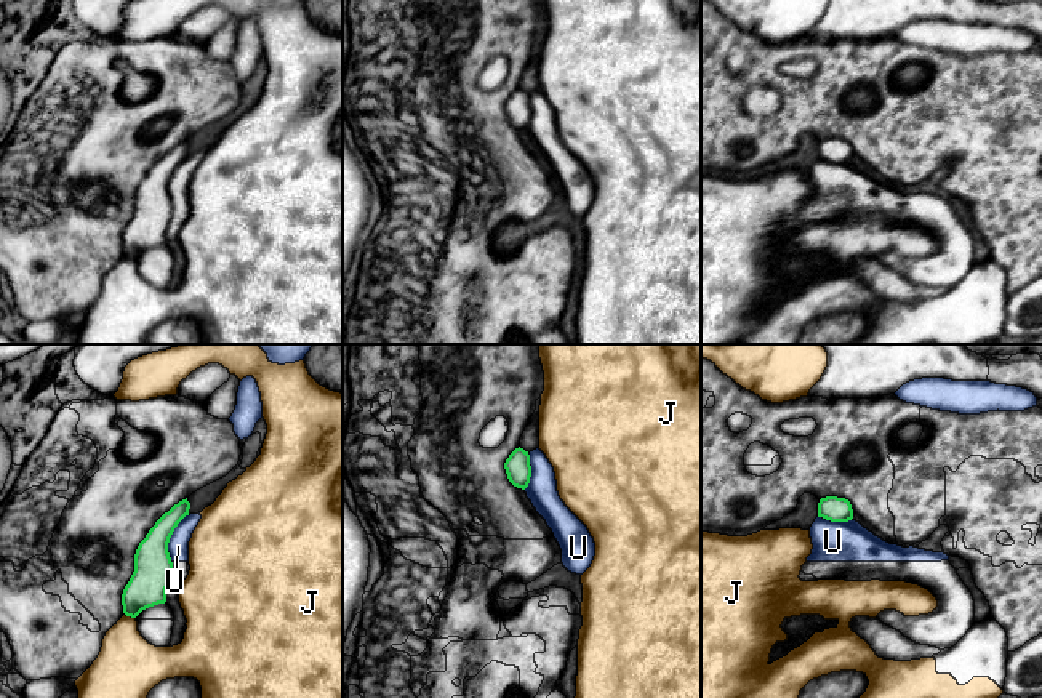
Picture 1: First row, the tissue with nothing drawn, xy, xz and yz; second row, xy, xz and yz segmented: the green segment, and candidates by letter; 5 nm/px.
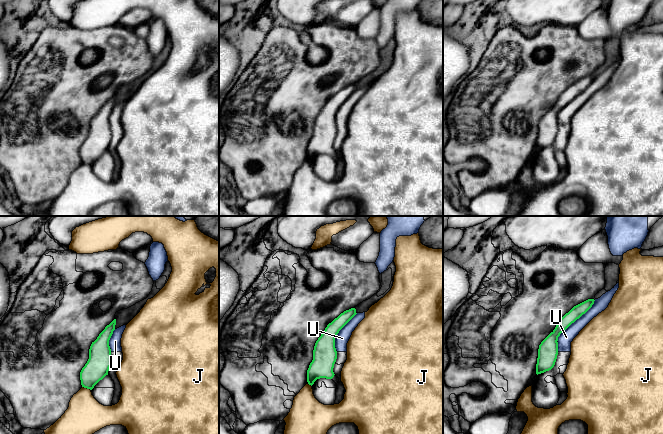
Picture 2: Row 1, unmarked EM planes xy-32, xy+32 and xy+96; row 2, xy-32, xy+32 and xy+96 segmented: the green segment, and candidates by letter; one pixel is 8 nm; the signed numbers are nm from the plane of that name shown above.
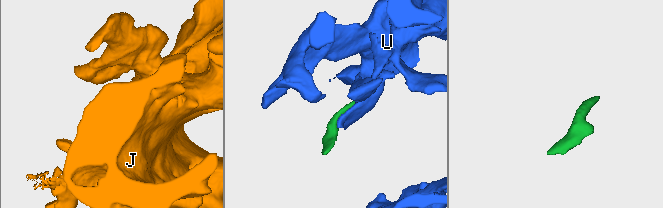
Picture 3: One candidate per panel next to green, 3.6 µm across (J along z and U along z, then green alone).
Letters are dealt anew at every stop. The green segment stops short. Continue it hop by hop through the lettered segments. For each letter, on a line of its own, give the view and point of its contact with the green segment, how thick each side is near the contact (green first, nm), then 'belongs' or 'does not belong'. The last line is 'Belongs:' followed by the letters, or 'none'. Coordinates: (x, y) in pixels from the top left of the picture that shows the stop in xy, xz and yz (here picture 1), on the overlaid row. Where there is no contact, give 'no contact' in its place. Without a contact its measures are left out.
J: contact xy (130, 615); calibres 190 and 300 nm; does not belong
U: contact xy (170, 537); calibres 190 and 110 nm; does not belong
Belongs: none

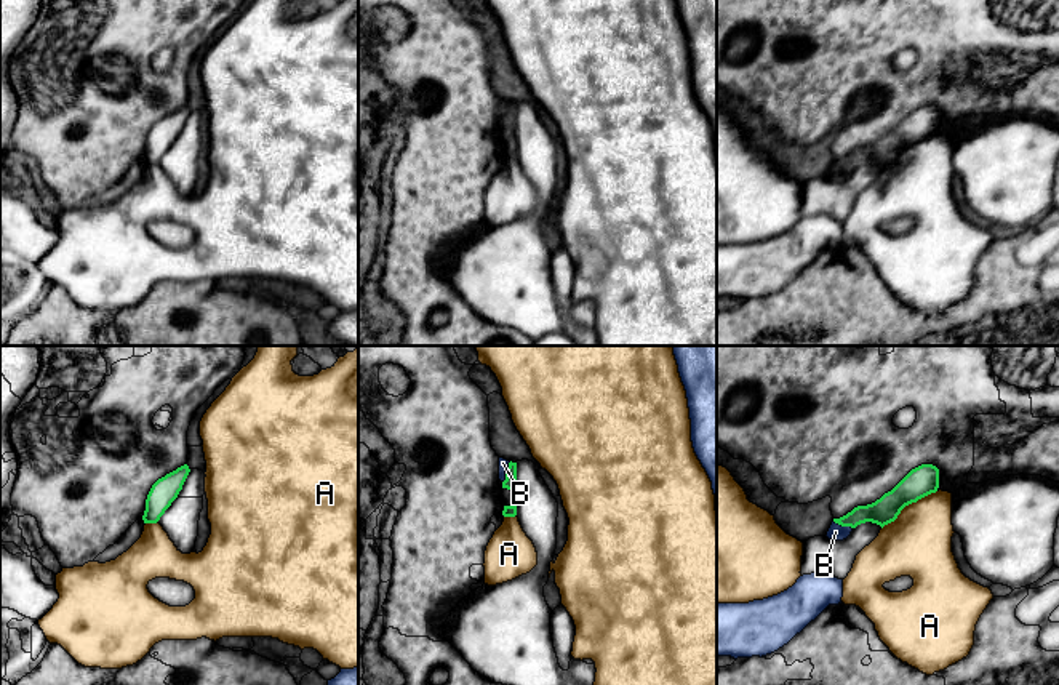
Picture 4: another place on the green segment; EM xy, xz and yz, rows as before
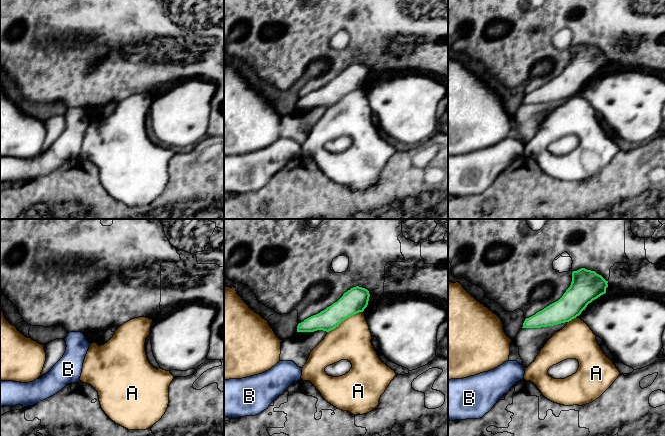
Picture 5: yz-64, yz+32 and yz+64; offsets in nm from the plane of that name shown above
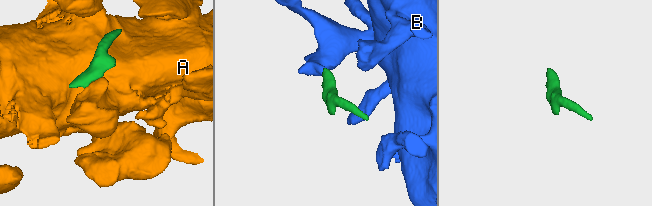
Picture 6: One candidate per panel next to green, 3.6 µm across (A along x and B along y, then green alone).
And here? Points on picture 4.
A: contact yz (907, 504); calibres 150 and 340 nm; does not belong
B: contact xz (506, 472); calibres 60 and 50 nm; does not belong
Belongs: none

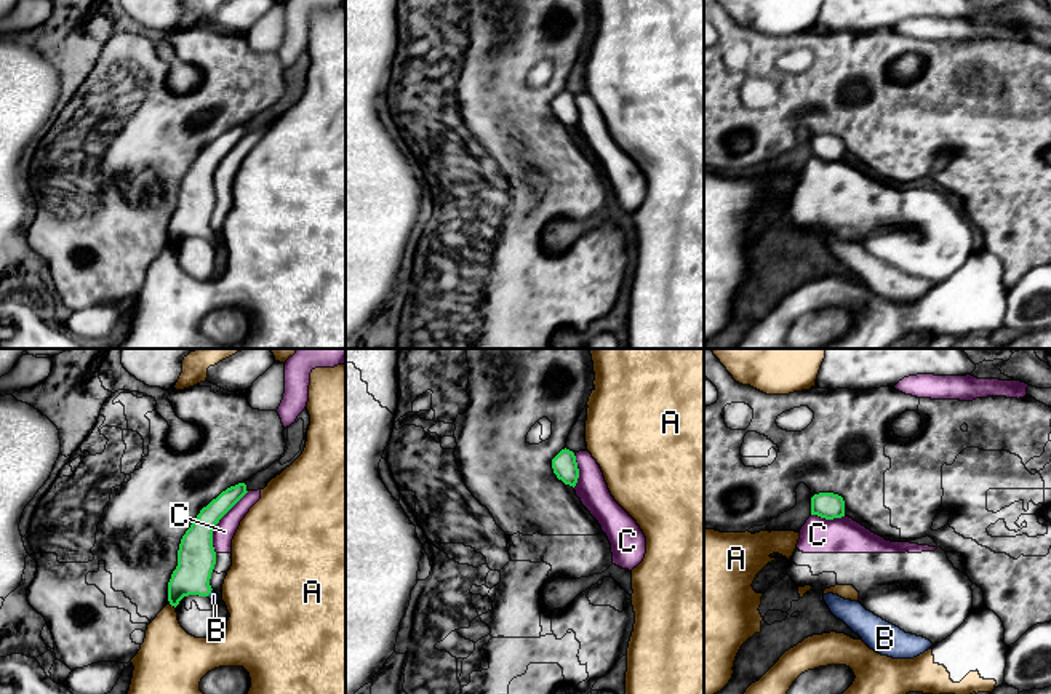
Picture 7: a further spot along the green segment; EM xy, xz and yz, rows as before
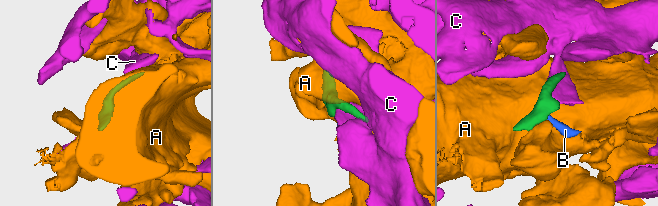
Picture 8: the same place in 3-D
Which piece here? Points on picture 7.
A: contact xy (173, 605); calibres 190 and 280 nm; does not belong
B: contact xy (210, 592); calibres 190 and 50 nm; belongs
C: contact xy (218, 522); calibres 190 and 110 nm; does not belong
Belongs: B

